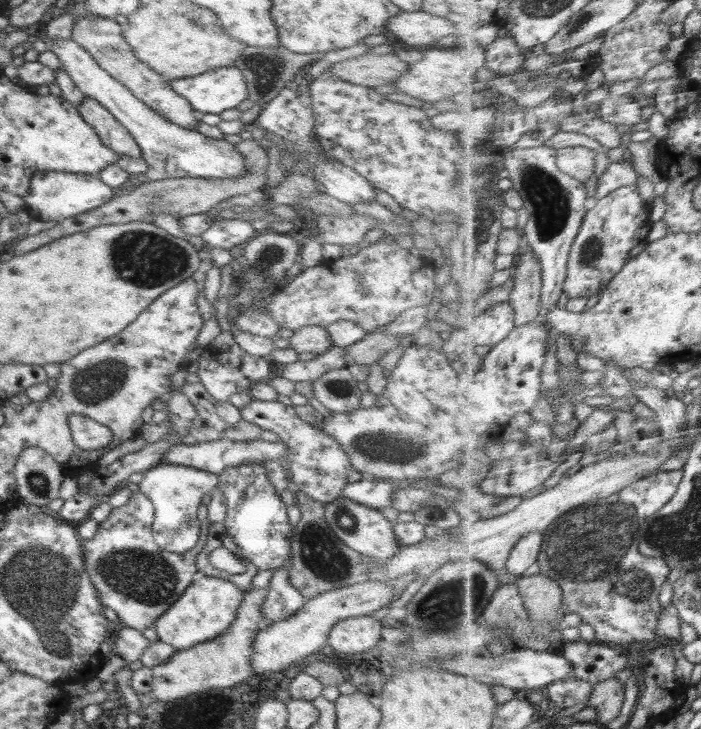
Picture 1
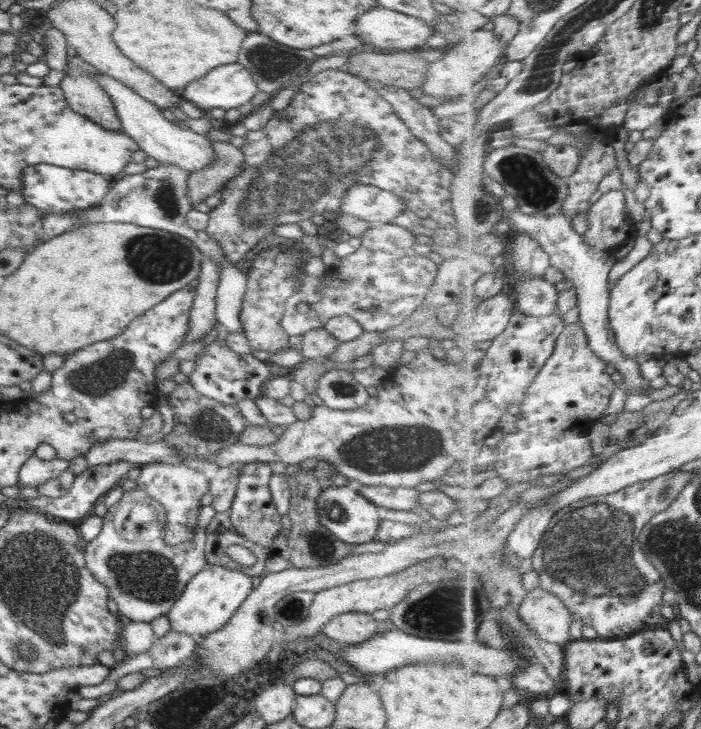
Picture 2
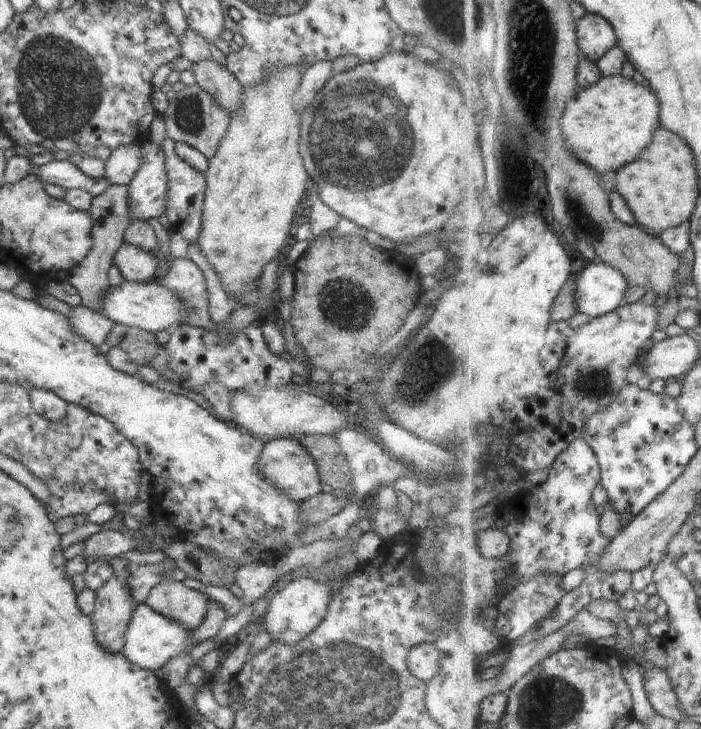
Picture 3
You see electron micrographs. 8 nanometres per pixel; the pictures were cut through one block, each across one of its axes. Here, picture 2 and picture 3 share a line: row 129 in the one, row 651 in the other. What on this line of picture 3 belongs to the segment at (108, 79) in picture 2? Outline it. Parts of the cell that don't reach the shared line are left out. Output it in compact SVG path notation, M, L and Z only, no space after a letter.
M144 602L142 605L136 605L132 616L130 616L121 654L124 654L126 660L130 660L132 664L157 673L161 666L164 666L175 656L184 653L191 654L193 647L199 644L191 641L193 631L162 616L162 614L158 614Z

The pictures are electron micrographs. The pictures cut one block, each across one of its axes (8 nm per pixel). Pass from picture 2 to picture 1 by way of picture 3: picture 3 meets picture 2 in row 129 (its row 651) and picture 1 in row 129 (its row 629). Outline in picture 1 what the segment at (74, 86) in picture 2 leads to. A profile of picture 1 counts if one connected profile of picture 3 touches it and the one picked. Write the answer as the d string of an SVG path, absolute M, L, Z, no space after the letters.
M84 96L82 104L76 108L80 116L94 129L102 144L114 150L122 159L142 159L142 149L134 137L96 100Z

